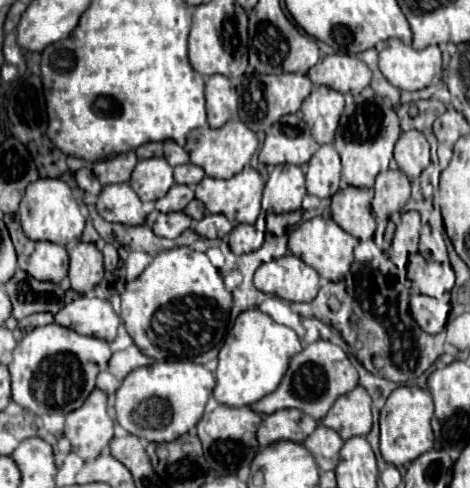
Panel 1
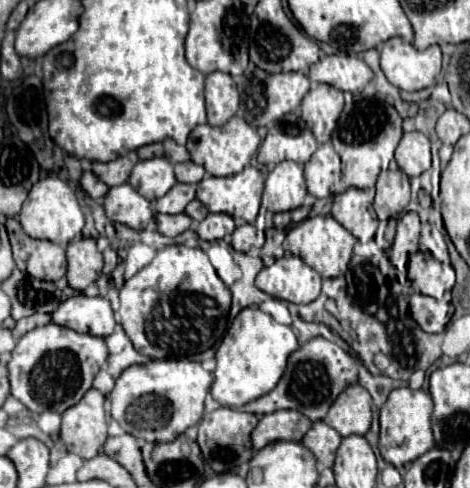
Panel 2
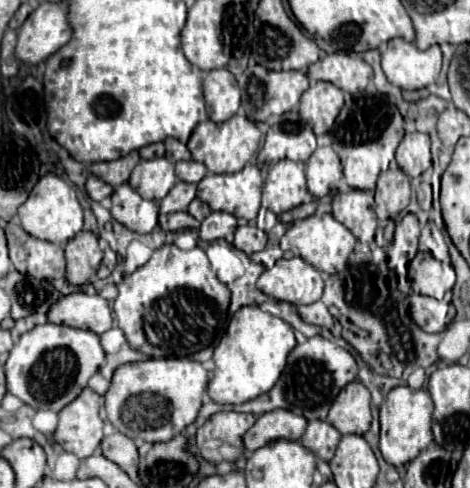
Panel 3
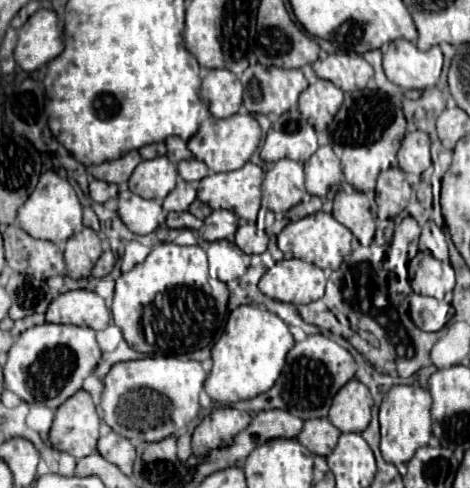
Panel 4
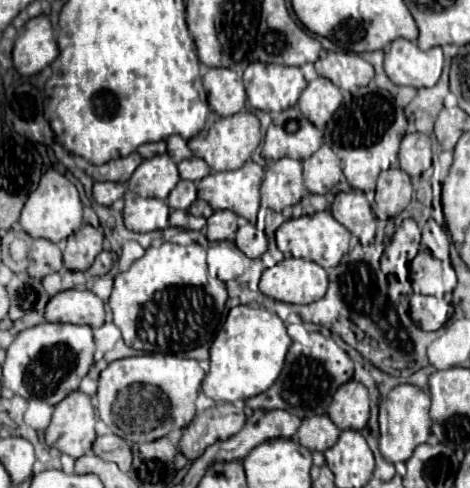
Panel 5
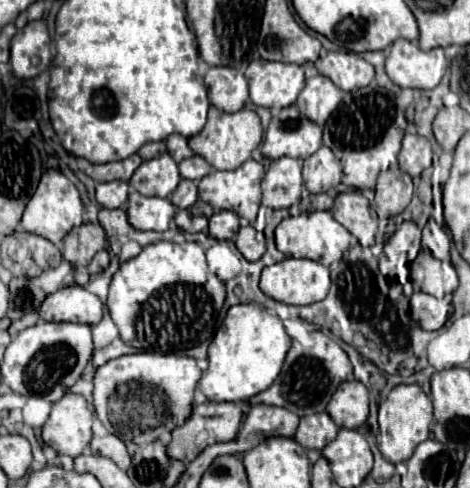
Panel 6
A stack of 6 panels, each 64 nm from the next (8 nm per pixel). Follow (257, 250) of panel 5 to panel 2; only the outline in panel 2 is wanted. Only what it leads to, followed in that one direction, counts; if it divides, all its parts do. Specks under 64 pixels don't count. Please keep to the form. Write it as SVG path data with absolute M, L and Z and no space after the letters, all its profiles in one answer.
M240 224L232 232L232 248L236 252L250 252L252 248L260 249L265 243L265 233L254 224Z

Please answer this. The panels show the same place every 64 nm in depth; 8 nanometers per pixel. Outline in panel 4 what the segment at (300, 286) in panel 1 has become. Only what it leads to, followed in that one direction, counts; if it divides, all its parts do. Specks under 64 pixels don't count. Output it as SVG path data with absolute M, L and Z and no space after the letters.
M300 258L280 260L264 272L258 282L260 292L268 298L290 302L294 306L310 304L324 296L326 276L320 268Z

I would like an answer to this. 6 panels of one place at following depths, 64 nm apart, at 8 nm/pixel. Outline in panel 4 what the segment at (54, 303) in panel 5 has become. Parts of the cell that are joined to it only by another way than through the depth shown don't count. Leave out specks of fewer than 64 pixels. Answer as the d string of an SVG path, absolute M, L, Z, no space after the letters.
M70 290L52 300L46 320L54 324L74 324L104 330L110 324L110 310L104 298L100 298L96 292Z

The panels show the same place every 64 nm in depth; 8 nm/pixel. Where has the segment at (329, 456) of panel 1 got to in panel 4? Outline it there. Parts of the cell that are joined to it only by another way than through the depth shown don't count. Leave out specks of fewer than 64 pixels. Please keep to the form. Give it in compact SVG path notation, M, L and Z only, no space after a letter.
M316 418L316 420L306 420L302 432L298 434L298 442L306 446L312 454L318 456L328 456L336 442L338 442L340 430L330 424L328 418Z

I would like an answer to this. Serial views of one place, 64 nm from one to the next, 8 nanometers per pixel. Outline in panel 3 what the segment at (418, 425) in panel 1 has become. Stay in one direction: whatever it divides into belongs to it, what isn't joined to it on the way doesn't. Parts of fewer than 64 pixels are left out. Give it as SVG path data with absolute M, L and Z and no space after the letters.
M408 386L394 388L380 406L380 452L384 460L398 468L412 462L422 450L426 450L432 442L430 420L432 400L426 390L412 390Z

